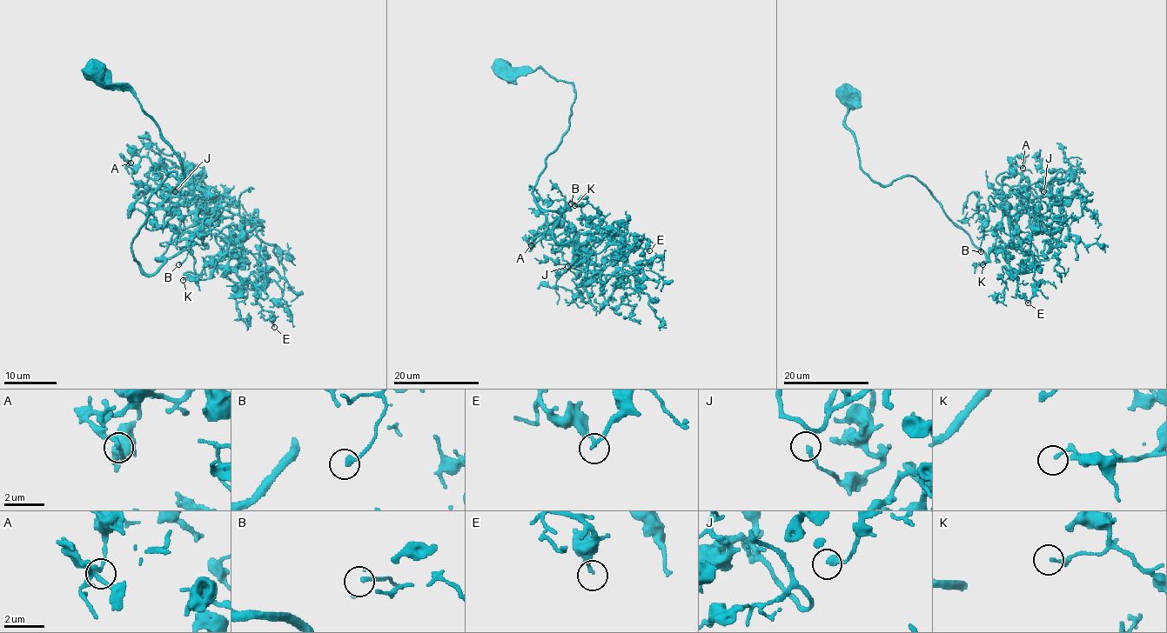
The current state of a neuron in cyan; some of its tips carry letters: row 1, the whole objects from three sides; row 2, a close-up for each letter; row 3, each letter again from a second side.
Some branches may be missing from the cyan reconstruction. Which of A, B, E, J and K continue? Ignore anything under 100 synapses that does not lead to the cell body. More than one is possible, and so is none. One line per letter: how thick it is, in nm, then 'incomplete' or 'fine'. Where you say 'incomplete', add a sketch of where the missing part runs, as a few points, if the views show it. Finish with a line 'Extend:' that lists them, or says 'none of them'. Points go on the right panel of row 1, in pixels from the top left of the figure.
A: 160 nm thick; fine
B: 200 nm thick; fine
E: 160 nm thick; fine
J: 260 nm thick; fine
K: 140 nm thick; fine
Extend: none of them

